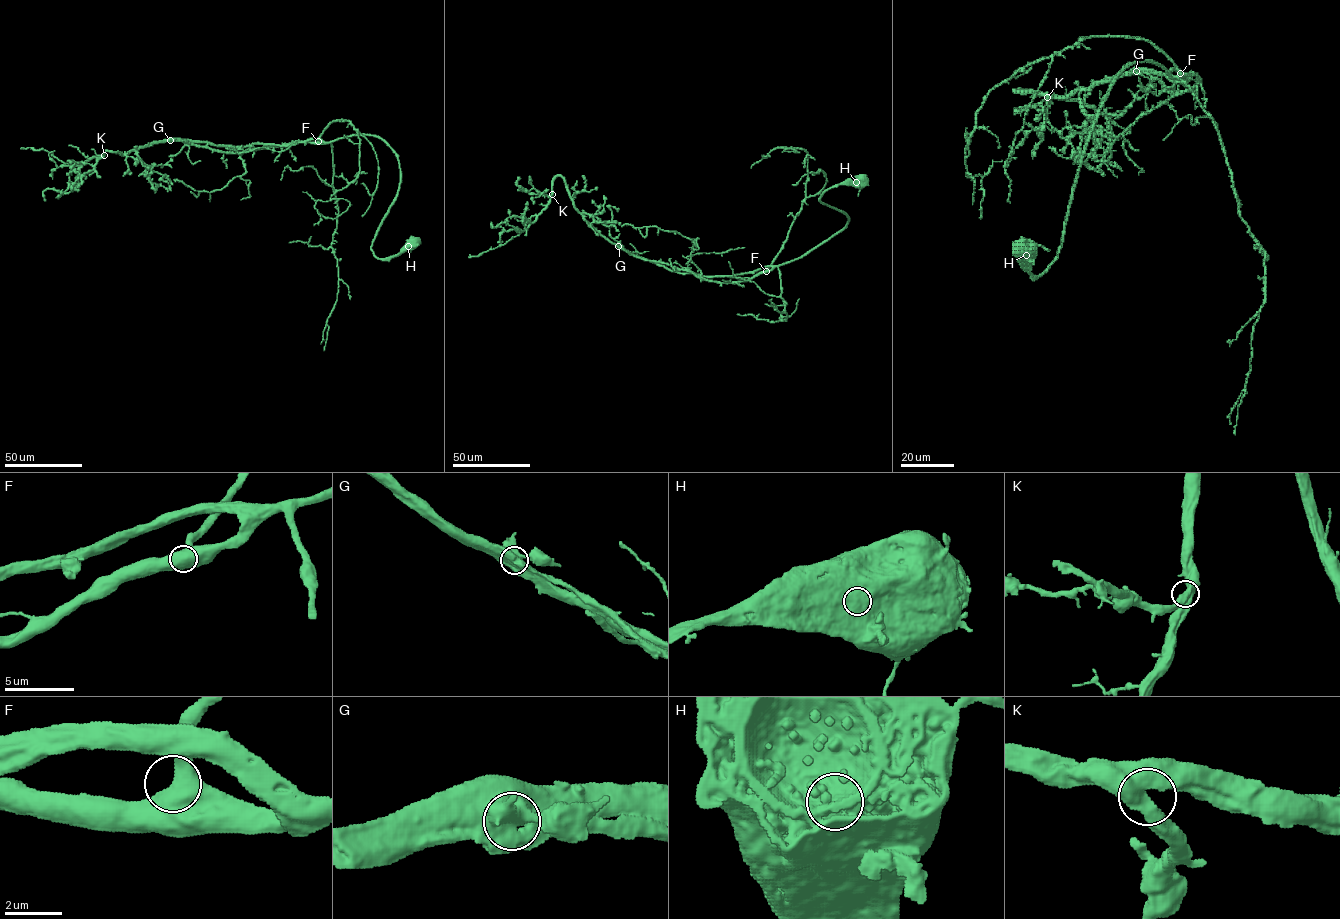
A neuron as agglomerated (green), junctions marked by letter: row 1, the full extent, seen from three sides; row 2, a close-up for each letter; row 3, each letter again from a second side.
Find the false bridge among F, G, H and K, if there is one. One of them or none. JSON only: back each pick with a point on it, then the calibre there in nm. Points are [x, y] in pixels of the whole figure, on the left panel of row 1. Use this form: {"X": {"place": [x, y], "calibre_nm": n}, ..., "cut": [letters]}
{"cut": []}

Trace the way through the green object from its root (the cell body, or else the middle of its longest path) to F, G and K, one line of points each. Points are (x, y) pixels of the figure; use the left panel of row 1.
F: (414, 242), (384, 258), (378, 258), (371, 249), (399, 187), (399, 162), (394, 152), (374, 135), (318, 141)
G: (414, 242), (384, 258), (378, 258), (371, 249), (400, 181), (397, 156), (374, 135), (245, 146), (170, 140)
K: (414, 242), (384, 258), (371, 249), (400, 181), (397, 156), (374, 135), (245, 146), (159, 140), (104, 155)

